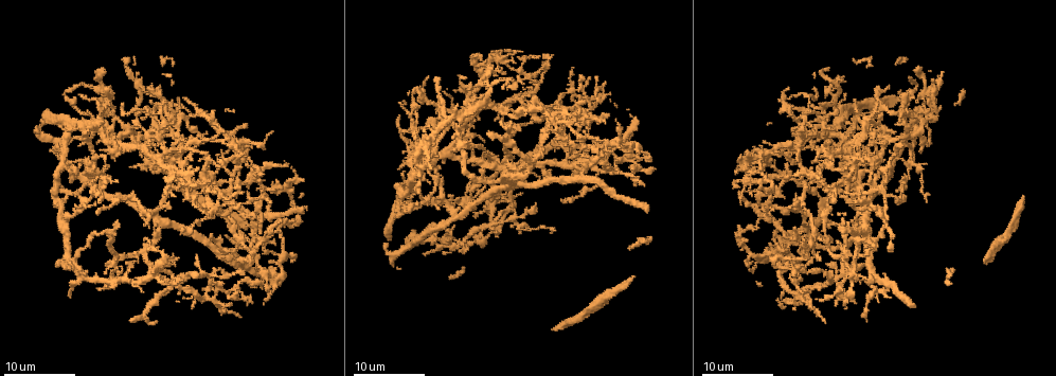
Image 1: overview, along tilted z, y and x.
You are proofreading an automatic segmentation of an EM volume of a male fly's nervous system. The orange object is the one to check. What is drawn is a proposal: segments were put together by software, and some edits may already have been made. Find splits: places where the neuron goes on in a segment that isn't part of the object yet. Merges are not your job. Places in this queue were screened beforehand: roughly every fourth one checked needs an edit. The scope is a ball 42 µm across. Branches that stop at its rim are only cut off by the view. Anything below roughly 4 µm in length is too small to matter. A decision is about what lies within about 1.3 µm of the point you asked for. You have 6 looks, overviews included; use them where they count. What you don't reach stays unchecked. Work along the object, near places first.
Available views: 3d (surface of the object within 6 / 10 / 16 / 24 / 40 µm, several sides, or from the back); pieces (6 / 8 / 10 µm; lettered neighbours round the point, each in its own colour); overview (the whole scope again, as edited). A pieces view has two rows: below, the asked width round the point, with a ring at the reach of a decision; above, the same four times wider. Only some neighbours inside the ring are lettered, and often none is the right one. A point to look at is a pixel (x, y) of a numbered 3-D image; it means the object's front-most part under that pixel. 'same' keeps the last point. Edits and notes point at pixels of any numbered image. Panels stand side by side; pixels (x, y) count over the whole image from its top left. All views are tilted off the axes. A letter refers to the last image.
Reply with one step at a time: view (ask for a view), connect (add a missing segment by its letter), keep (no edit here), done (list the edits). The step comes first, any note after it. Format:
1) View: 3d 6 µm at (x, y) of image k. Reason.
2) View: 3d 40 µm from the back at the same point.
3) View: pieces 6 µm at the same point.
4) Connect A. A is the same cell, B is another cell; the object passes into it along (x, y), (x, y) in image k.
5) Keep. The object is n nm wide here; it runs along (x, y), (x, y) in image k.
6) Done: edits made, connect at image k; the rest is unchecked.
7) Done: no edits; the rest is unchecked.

View: 3d 16 µm at (520, 162) of image 1. Thin end.

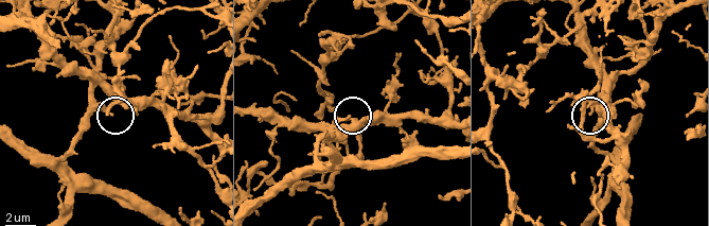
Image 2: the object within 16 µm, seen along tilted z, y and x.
View: pieces 10 µm at (111, 114) of image 2.

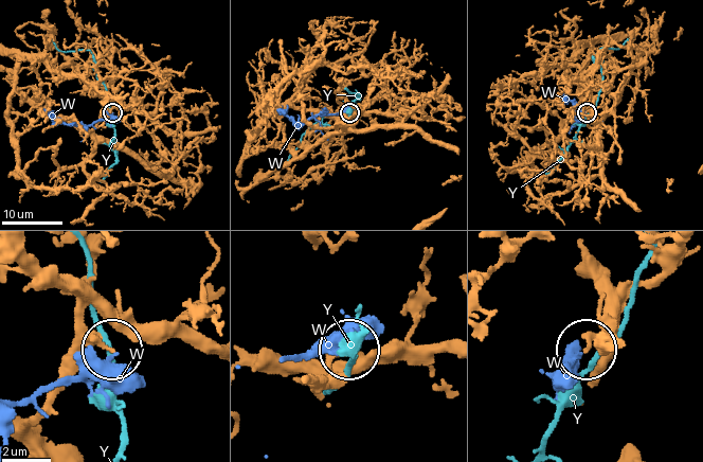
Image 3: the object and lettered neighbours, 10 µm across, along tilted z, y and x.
Keep. The object is 170 nm wide here; W and Y are other cells; no lettered segment goes on from it.

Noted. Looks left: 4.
View: 3d 24 µm at (563, 199) of image 1.

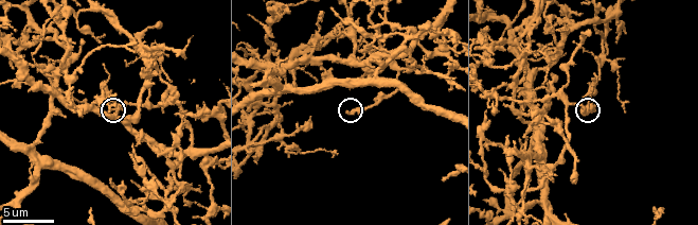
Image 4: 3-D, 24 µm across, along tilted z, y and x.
View: pieces 8 µm at (348, 112) of image 4.

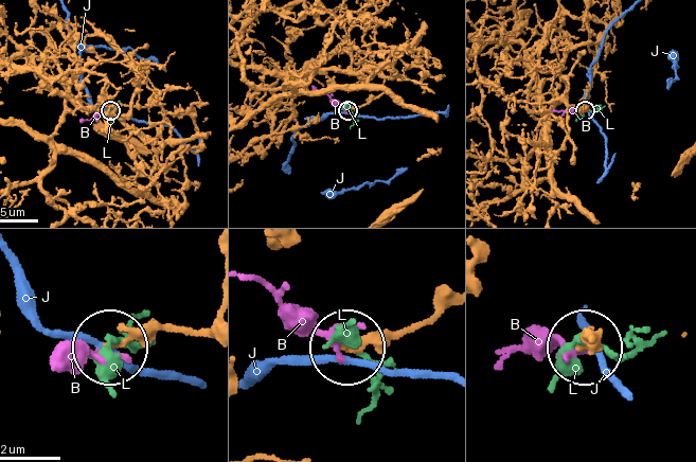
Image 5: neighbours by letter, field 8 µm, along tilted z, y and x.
Keep. B, J and L are other cells; it runs along (208, 332), (143, 331), (114, 345) in image 5; none of them fits.

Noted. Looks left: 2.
View: 3d 24 µm at (825, 285) of image 1. An open end.

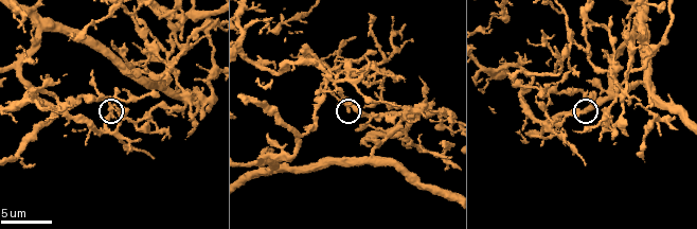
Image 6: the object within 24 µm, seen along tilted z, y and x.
View: pieces 8 µm at (585, 114) of image 6.

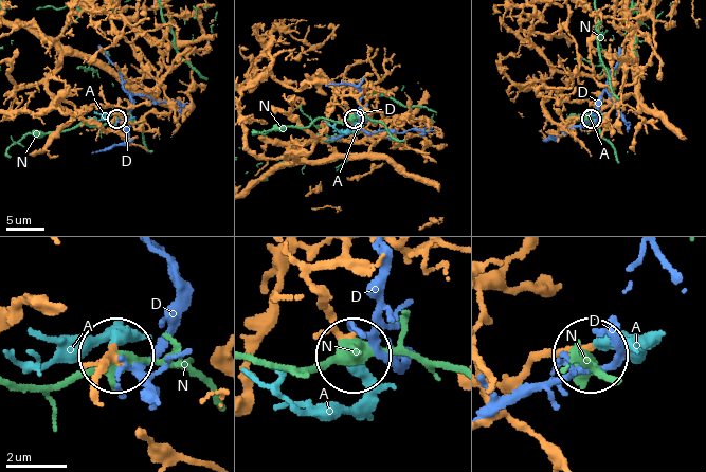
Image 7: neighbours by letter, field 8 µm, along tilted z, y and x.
Connect A. A is the same cell, D and N are other cells; the object passes into it along (311, 284), (364, 383), (359, 399), (305, 410), (252, 376) in image 7; the neuron continues.

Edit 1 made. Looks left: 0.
Done: edits made, connect at image 7; the rest is unchecked.

